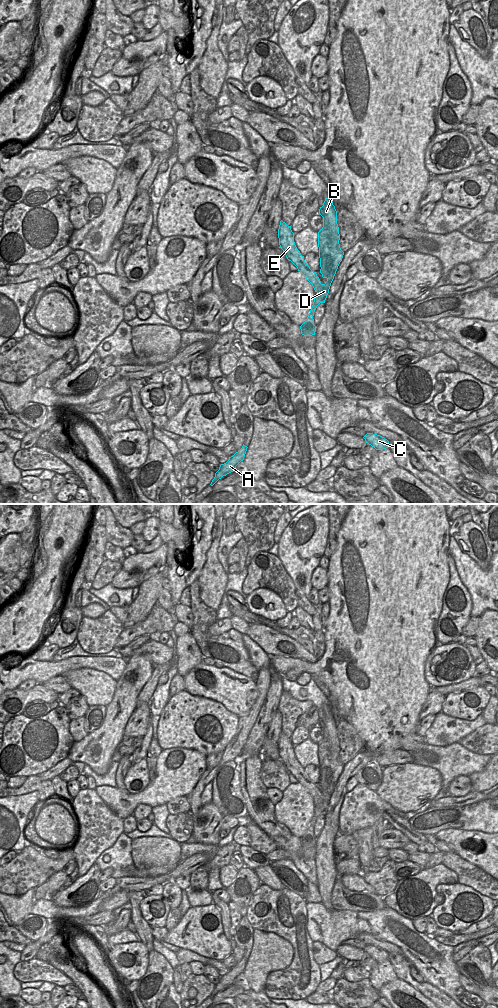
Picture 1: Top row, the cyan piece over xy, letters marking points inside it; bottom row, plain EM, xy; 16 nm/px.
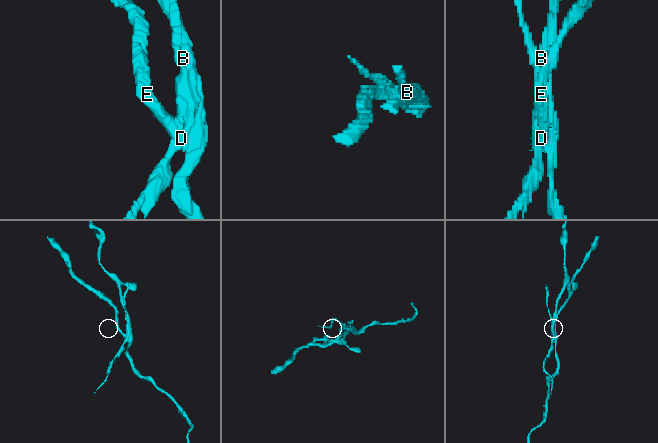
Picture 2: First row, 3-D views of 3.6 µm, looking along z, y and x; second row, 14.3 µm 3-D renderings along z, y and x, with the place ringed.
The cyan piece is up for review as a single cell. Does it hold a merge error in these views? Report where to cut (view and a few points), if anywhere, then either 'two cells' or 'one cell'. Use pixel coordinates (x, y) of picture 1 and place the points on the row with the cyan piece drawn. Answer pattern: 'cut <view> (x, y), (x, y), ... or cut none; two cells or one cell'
cut xy (310, 269), (305, 276); two cells

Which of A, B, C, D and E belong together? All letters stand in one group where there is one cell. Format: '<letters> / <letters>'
A B C D / E

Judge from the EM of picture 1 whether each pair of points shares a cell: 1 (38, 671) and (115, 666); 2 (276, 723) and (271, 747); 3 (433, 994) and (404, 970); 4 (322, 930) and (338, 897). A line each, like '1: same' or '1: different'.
1: same
2: same
3: same
4: different

